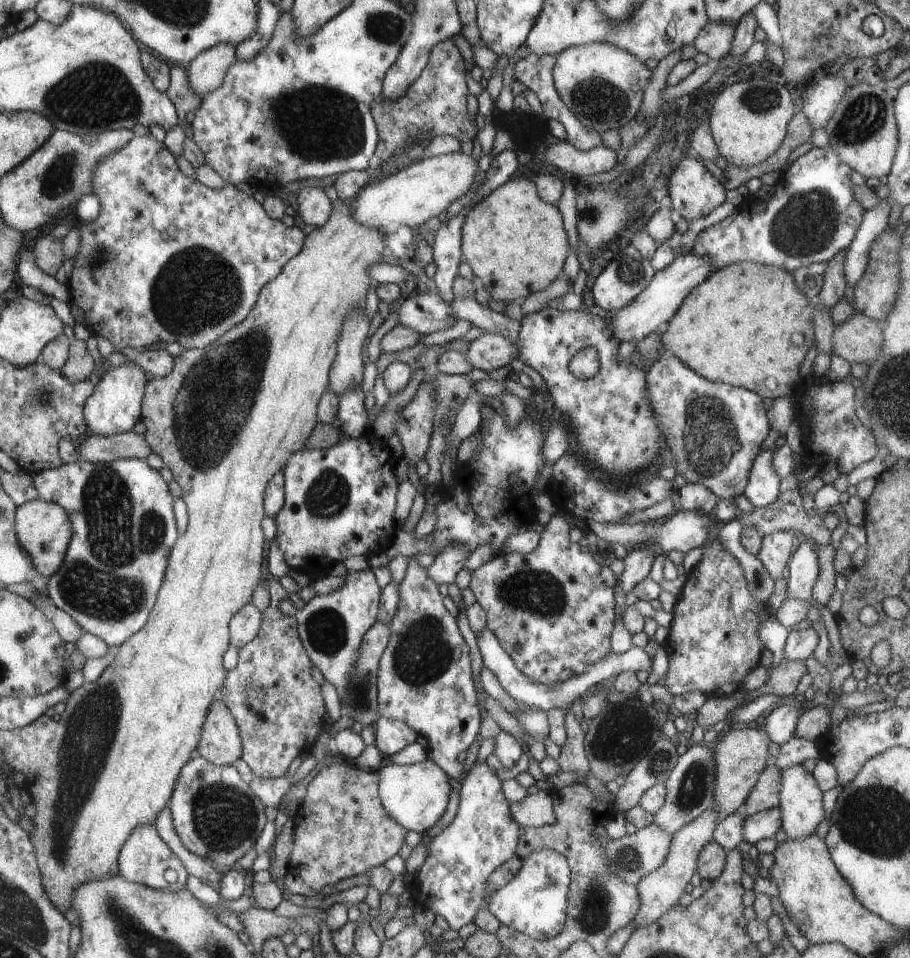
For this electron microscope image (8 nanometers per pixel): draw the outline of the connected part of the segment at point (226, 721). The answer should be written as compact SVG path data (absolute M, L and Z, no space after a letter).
M222 699L214 700L210 705L208 717L201 730L198 746L200 755L218 766L232 765L242 754L240 727Z

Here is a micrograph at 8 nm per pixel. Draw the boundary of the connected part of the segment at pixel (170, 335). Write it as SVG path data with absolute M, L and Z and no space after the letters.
M137 136L126 145L125 149L111 154L105 158L97 170L93 179L95 192L102 199L102 216L93 223L82 222L76 212L68 212L60 220L72 220L72 229L82 223L80 243L81 250L77 254L76 268L68 282L73 294L73 302L85 312L86 324L92 326L97 335L109 339L116 350L122 352L128 346L136 349L153 348L164 346L171 342L178 342L183 349L203 349L220 338L224 332L228 332L232 326L245 320L252 307L257 304L258 293L266 284L276 278L285 264L304 248L304 232L295 224L288 227L282 223L281 219L274 219L270 214L266 214L263 204L258 204L252 196L240 192L232 184L226 184L222 189L213 190L202 185L198 180L193 180L185 176L178 165L176 157L168 150L163 142L150 136Z

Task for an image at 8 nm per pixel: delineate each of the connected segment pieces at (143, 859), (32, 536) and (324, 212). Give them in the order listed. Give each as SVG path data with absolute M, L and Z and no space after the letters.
M154 824L140 825L124 845L121 854L121 873L130 881L142 883L163 891L181 891L186 889L188 869L181 860L170 850L170 847L160 838Z
M40 497L20 506L17 519L22 546L29 552L38 570L48 578L53 577L65 564L75 537L75 526L69 510L57 502L50 502Z
M318 187L302 189L294 197L294 205L297 217L306 224L321 227L330 217L333 211L332 202L325 191Z

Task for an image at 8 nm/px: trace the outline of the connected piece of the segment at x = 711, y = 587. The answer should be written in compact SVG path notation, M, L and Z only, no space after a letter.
M717 537L705 548L697 564L687 573L687 579L674 605L673 621L665 641L669 669L662 684L673 695L700 690L706 696L729 695L740 686L740 680L758 666L764 643L759 637L758 626L763 617L763 608L750 595L740 561L724 549Z

